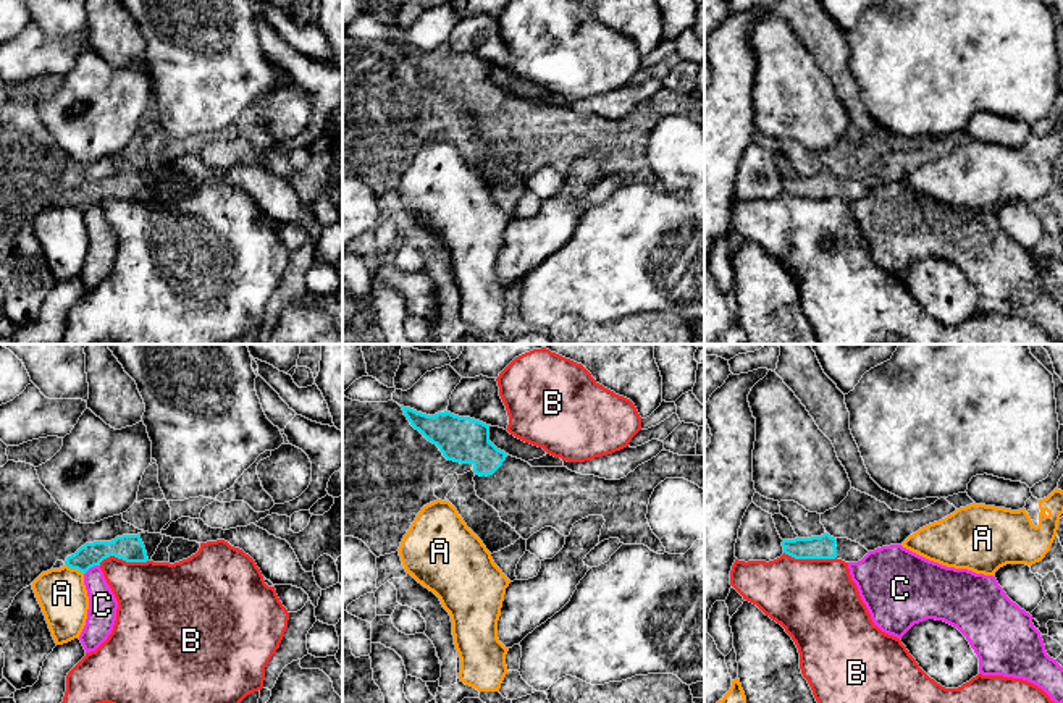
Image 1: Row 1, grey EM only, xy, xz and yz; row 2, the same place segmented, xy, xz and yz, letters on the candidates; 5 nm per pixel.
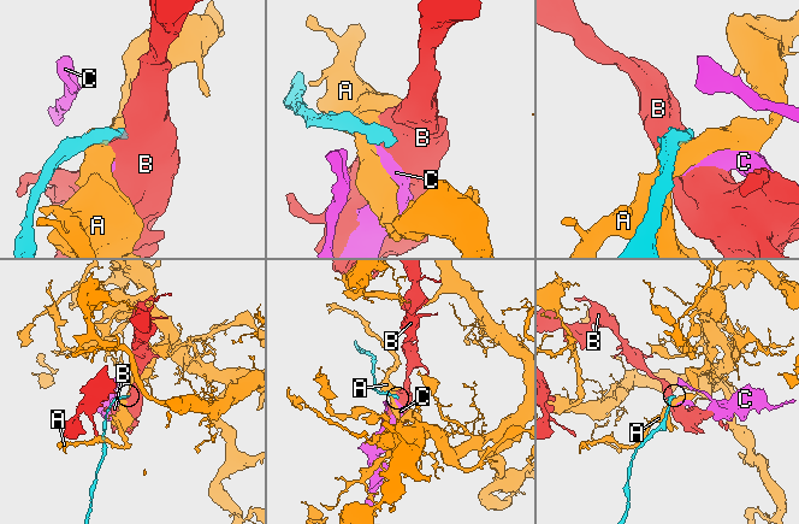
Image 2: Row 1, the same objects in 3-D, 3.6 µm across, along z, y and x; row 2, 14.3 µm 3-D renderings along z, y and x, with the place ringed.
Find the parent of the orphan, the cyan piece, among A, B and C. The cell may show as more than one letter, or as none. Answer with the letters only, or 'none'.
none

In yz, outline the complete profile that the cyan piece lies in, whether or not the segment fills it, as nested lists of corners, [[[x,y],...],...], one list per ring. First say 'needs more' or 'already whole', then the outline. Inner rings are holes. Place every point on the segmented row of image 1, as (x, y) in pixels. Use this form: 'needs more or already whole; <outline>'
needs more; [[[829,533],[811,538],[795,538],[782,541],[784,553],[795,559],[842,559],[858,562],[869,551],[848,538],[834,538]]]

